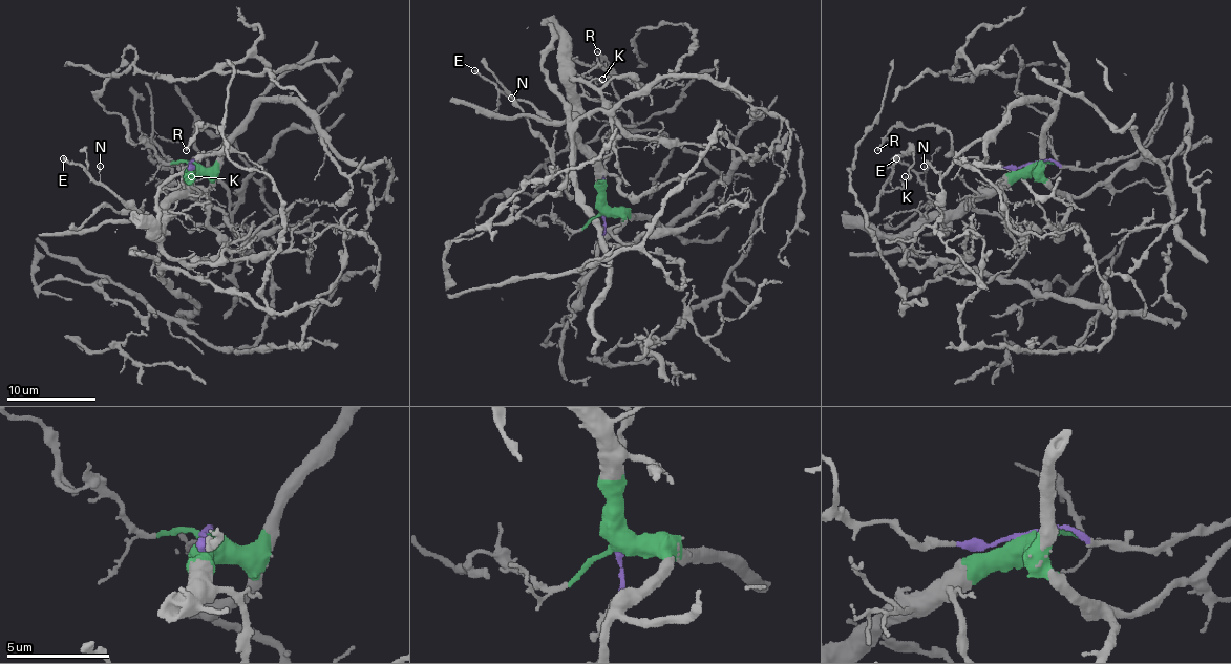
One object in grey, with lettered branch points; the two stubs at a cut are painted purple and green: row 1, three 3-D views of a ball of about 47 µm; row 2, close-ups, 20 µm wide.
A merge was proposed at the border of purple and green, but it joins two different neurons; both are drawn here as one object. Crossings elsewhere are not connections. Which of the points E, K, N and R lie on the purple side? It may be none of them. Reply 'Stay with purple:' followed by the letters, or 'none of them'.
Stay with purple: R

